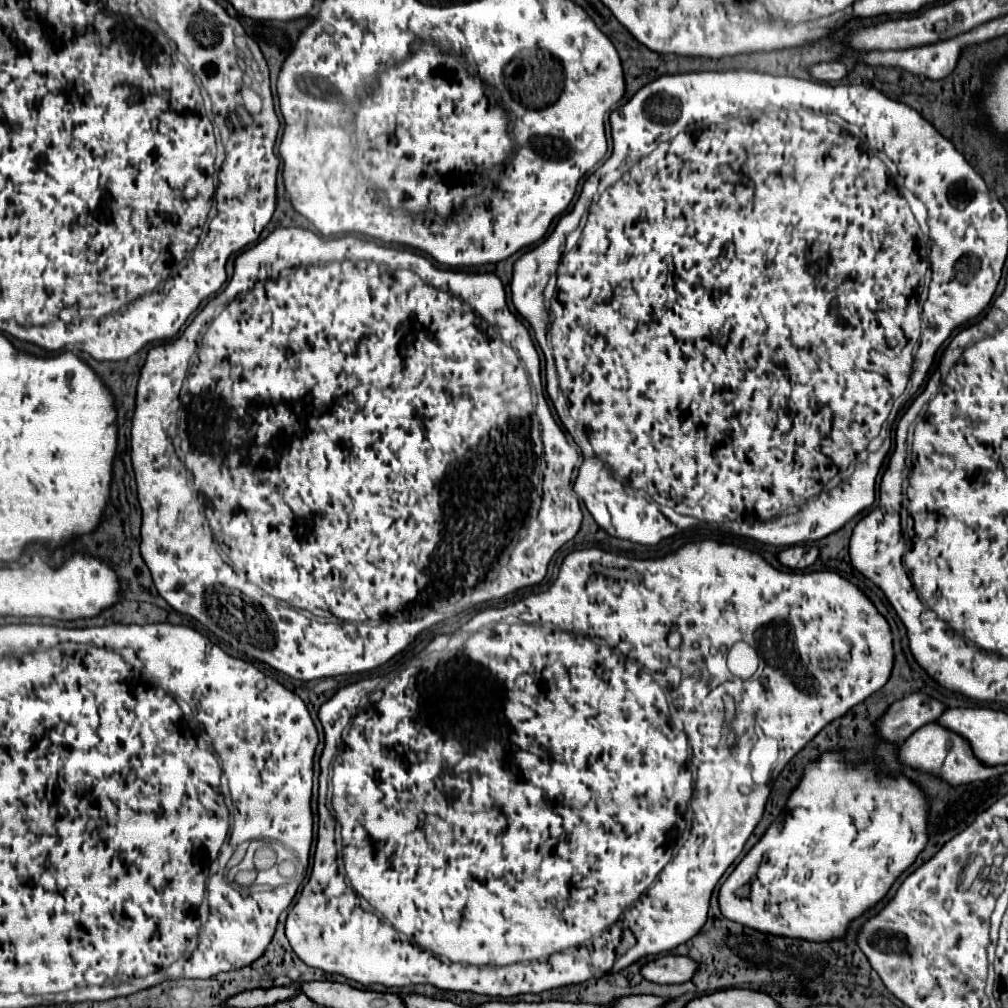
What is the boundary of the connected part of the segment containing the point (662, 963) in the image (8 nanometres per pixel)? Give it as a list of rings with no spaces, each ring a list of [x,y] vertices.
[[[667,955],[655,961],[649,961],[641,969],[643,977],[653,983],[685,983],[695,975],[695,961],[691,957]]]

